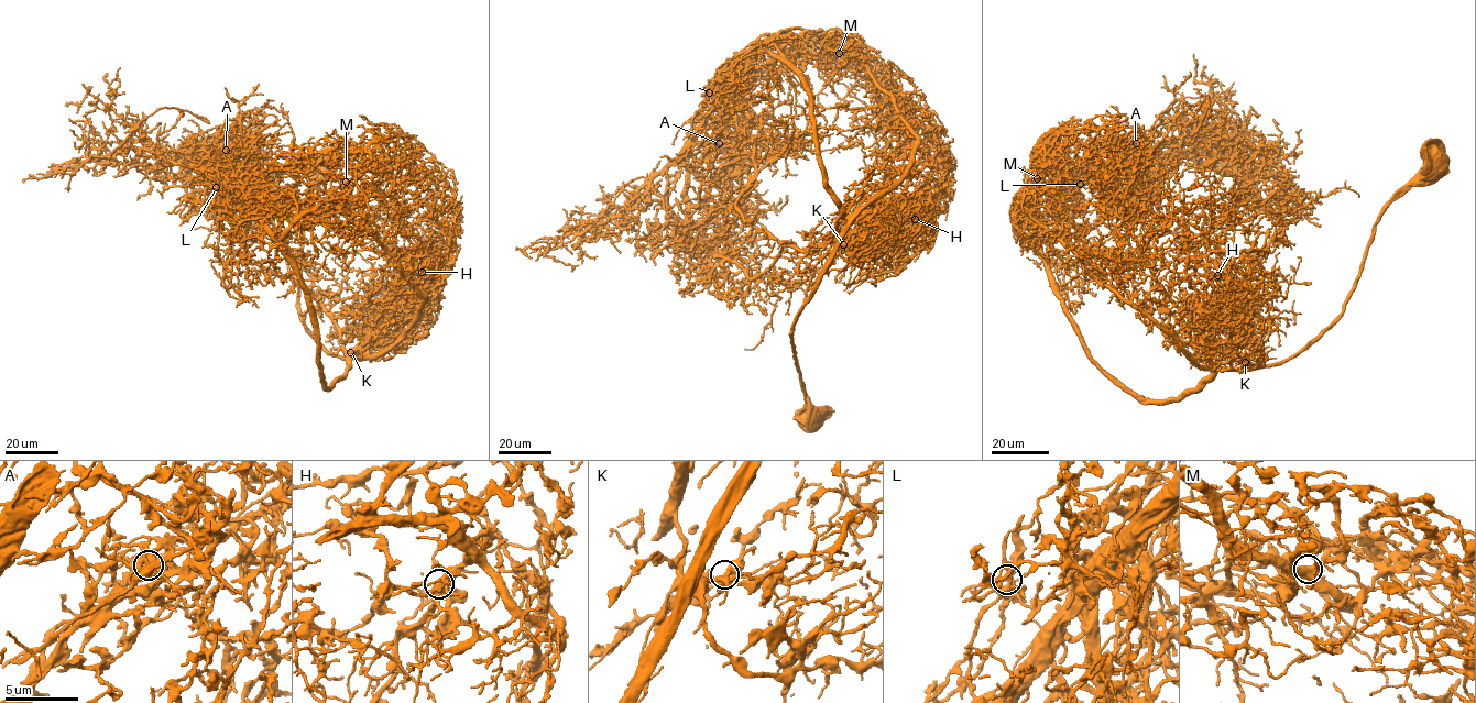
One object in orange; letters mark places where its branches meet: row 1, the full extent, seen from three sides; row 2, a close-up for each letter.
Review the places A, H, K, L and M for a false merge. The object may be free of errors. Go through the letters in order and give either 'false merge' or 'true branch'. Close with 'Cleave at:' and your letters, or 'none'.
A: true branch
H: true branch
K: true branch
L: true branch
M: true branch
Cleave at: none

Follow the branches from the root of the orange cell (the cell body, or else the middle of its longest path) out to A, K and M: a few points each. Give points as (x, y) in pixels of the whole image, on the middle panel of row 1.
A: (815, 418), (793, 323), (835, 237), (800, 250), (754, 228), (736, 207), (754, 161), (719, 143)
K: (815, 418), (796, 366), (793, 323), (818, 286), (828, 260), (843, 243)
M: (815, 418), (796, 366), (795, 316), (843, 228), (905, 174), (916, 140), (862, 54), (854, 46), (839, 53)

